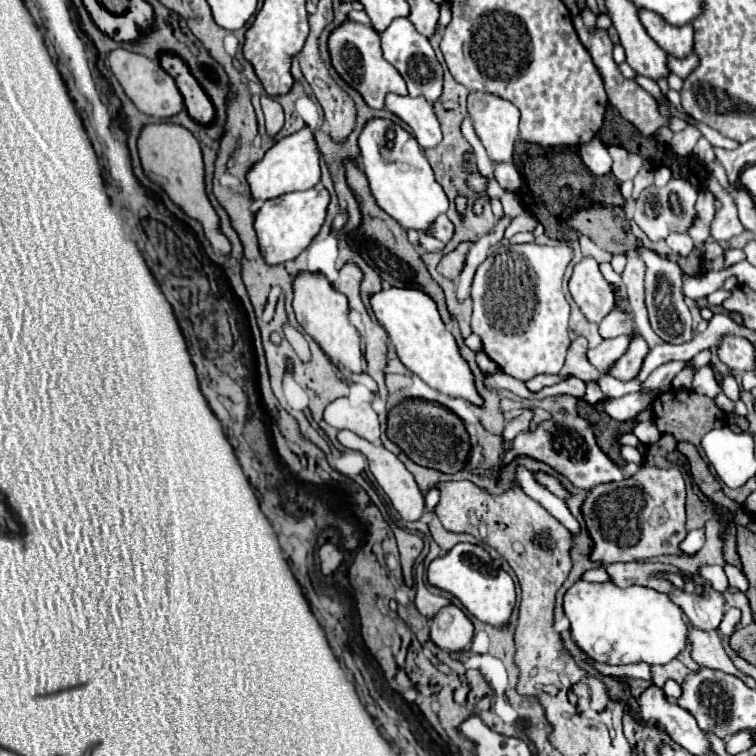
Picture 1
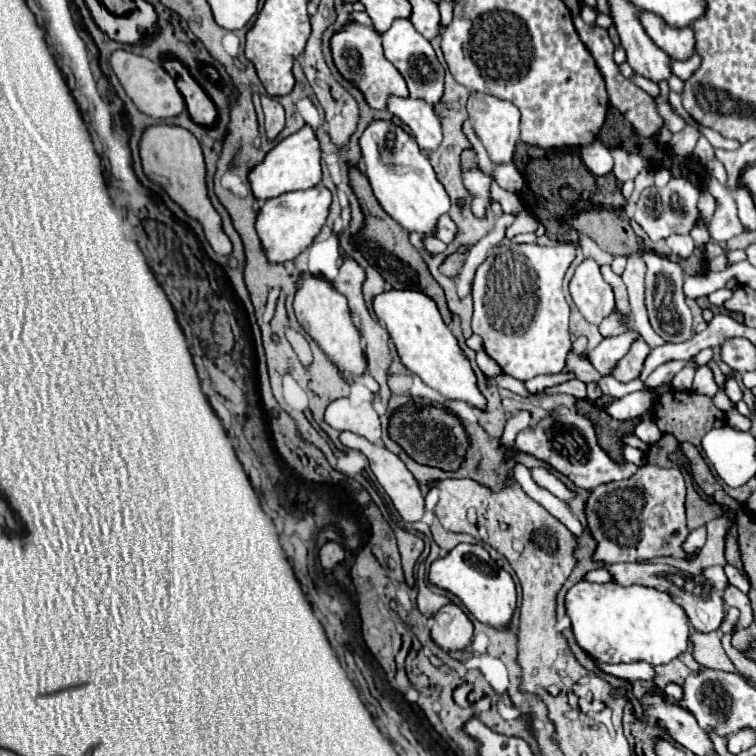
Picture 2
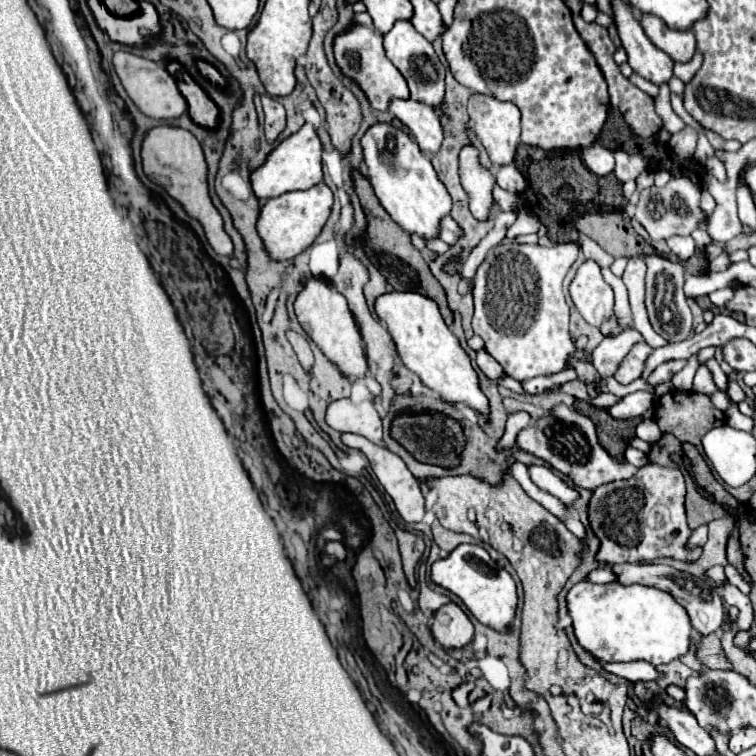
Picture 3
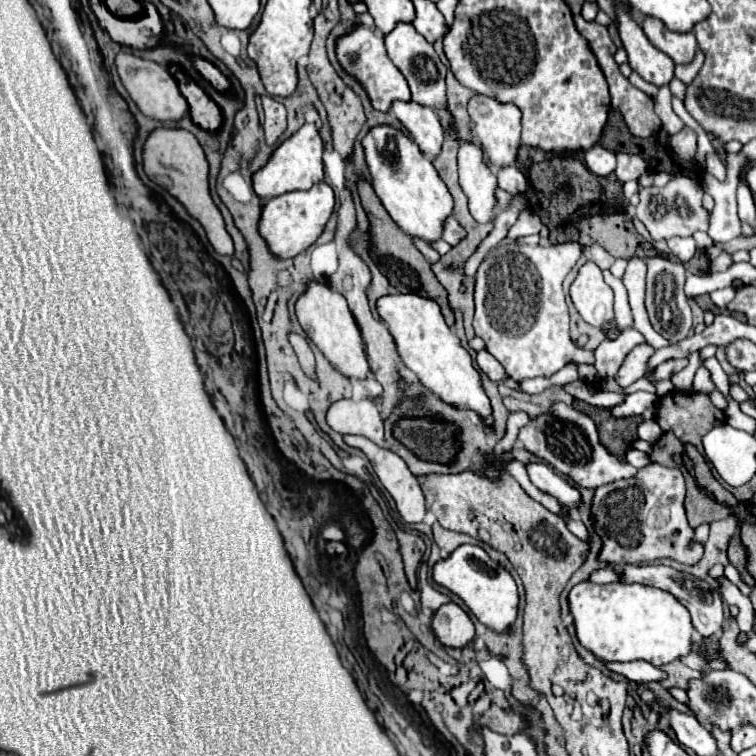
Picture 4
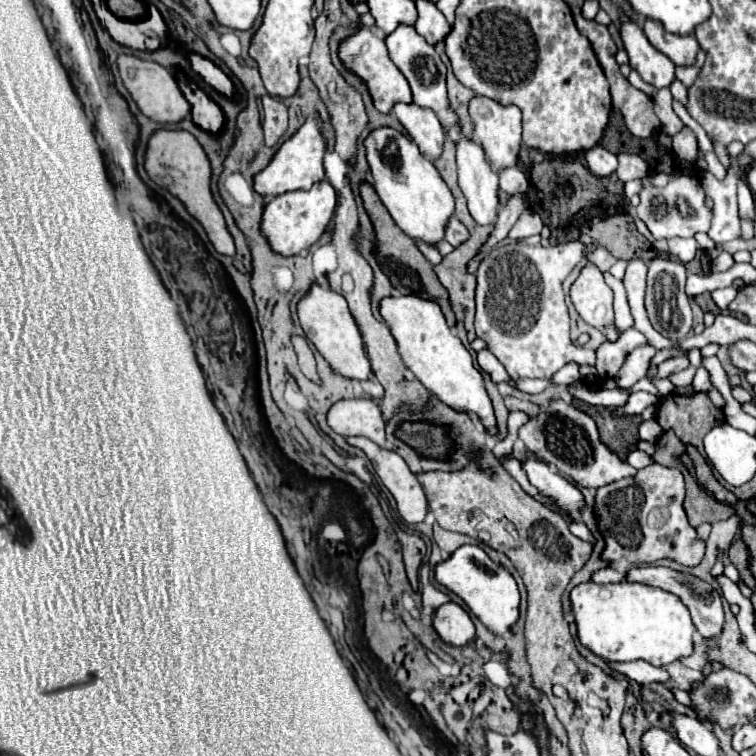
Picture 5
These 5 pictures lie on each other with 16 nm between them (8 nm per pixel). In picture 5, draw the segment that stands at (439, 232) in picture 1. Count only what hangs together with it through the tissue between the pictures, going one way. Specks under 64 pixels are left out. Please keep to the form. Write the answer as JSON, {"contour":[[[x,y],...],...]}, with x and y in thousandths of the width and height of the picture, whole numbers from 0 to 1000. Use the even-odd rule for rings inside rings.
{"contour":[[[598,288],[595,296],[593,296],[590,320],[595,320],[598,325],[608,325],[608,323],[614,323],[619,315],[622,315],[622,307],[616,304],[616,299],[614,299],[606,288]]]}

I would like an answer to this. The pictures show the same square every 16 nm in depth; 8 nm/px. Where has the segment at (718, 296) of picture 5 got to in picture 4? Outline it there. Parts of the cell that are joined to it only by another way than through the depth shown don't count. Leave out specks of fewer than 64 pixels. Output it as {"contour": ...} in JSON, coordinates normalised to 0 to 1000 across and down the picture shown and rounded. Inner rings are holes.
{"contour":[[[966,378],[966,381],[955,381],[955,384],[947,384],[947,386],[942,386],[939,392],[942,392],[942,397],[944,397],[944,402],[963,402],[968,394],[971,394],[971,378]]]}

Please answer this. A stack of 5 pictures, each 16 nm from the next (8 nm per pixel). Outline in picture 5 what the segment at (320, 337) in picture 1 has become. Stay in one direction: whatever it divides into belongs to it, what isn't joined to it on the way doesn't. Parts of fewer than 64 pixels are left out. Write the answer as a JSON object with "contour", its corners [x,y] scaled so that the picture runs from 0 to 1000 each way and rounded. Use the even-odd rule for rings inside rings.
{"contour":[[[415,376],[410,389],[394,399],[394,421],[397,421],[402,442],[426,468],[426,474],[434,479],[439,492],[450,495],[458,503],[487,503],[489,500],[492,484],[481,463],[481,452],[474,439],[474,431],[466,423],[466,415],[460,413],[455,392]]]}

